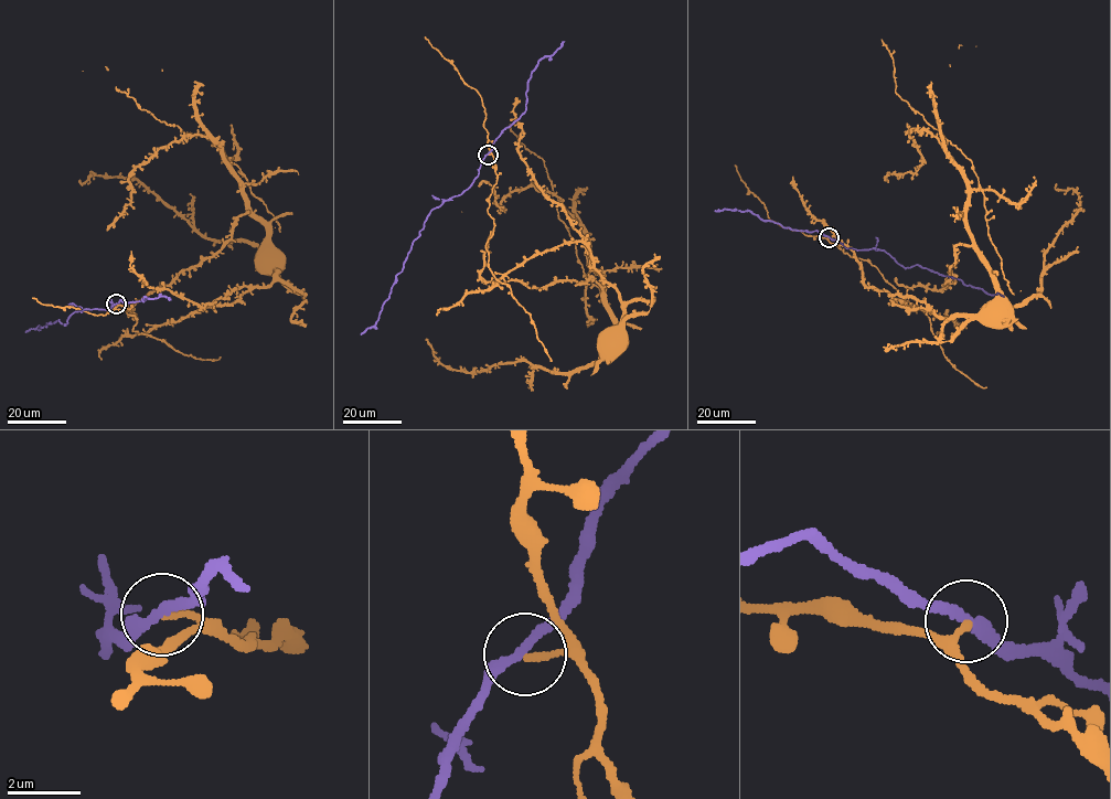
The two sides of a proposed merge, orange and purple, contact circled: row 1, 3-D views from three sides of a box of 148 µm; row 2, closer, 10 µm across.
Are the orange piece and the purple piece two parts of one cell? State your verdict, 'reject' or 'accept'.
reject

